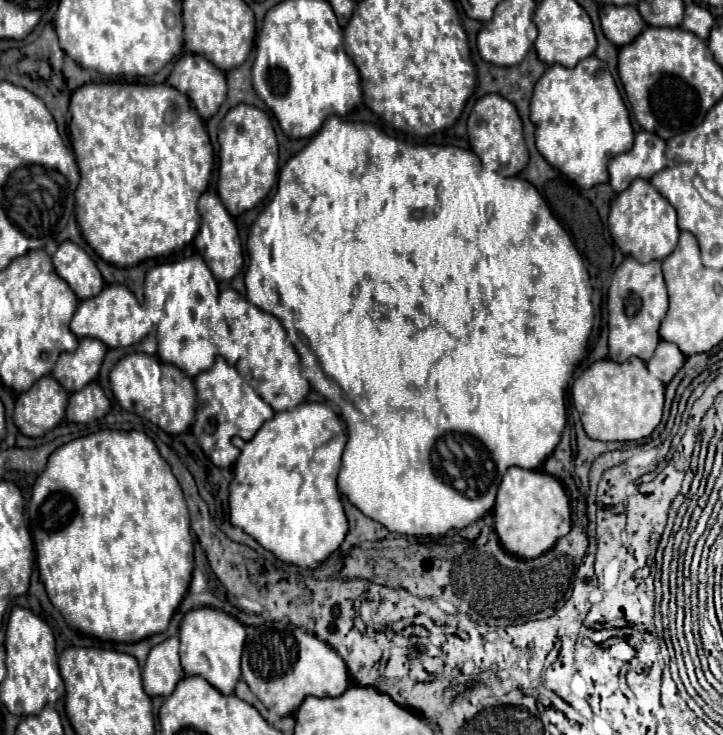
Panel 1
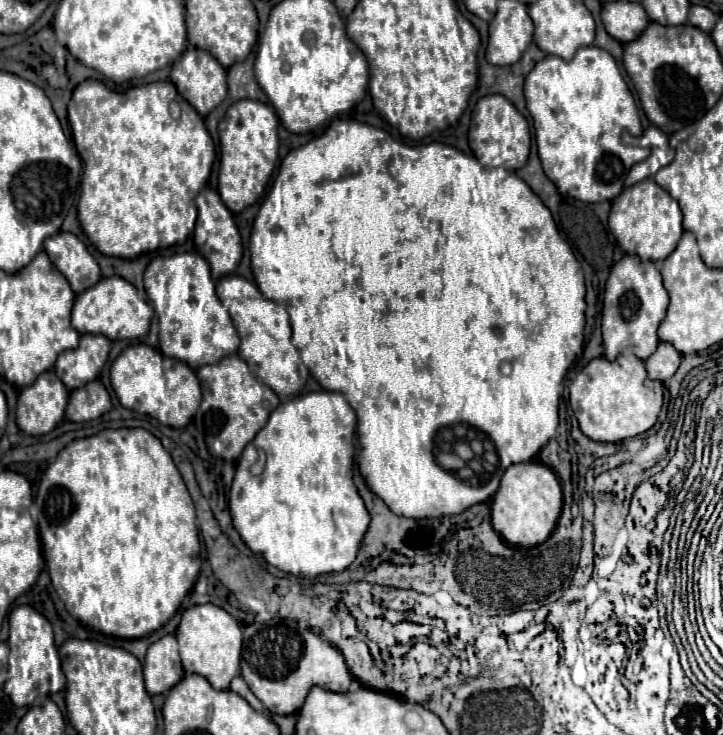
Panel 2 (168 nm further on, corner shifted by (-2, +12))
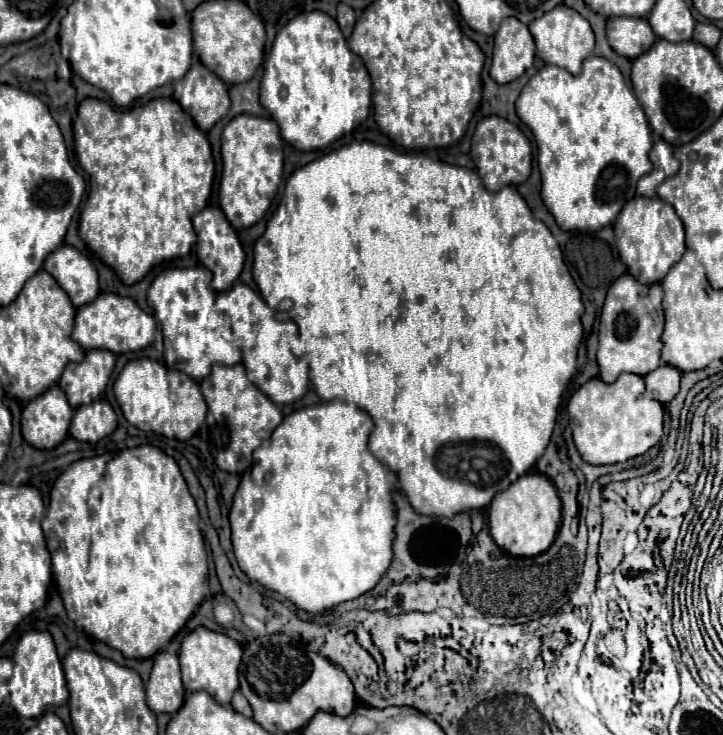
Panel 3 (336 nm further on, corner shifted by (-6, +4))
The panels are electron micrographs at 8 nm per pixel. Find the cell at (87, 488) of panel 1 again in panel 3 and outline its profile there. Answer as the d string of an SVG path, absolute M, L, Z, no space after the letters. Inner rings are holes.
M142 444L136 448L126 448L116 454L102 454L94 458L82 458L74 464L70 464L54 482L50 490L50 504L48 504L48 514L42 520L42 530L46 536L48 552L52 556L52 574L58 586L58 592L62 596L62 602L66 606L68 618L74 620L78 628L82 628L88 636L108 644L110 648L120 650L126 658L152 658L156 652L160 652L172 636L188 622L188 618L194 614L194 610L200 606L200 602L208 596L208 554L206 554L206 544L202 538L202 532L198 528L198 510L196 502L188 492L188 486L180 474L178 464L174 458L164 454L160 448Z

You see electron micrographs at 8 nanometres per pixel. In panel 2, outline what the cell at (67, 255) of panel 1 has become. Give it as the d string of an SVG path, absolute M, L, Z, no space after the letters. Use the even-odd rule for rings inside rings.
M60 232L50 240L44 240L44 252L70 282L74 294L92 288L100 280L98 262L74 234Z

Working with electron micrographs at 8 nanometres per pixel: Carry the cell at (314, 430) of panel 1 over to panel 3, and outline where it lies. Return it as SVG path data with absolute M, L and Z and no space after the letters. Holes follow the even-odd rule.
M342 400L308 406L292 412L270 434L270 440L254 450L254 464L242 474L229 513L232 544L240 568L248 578L286 596L298 608L312 614L330 610L334 604L354 600L376 586L392 560L394 506L390 490L396 476L382 466L370 450L370 416L358 406ZM272 470L270 484L264 486L264 472Z

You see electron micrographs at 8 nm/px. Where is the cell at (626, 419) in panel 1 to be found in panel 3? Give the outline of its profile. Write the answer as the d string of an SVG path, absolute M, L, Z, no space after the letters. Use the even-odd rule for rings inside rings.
M620 374L614 384L592 378L582 384L568 402L570 428L578 452L588 464L614 464L644 454L662 438L664 406L644 396L644 378L638 374Z

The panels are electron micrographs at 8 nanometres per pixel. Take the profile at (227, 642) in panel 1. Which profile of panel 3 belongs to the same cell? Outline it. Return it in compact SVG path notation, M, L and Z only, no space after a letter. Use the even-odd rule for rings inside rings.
M204 626L194 628L182 642L180 648L180 666L182 682L188 692L206 690L218 704L230 704L234 690L238 688L238 666L242 658L242 648L236 640L224 632L214 632Z

